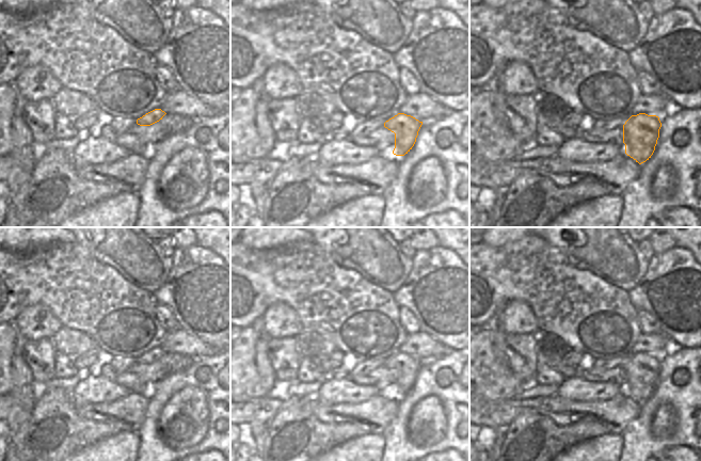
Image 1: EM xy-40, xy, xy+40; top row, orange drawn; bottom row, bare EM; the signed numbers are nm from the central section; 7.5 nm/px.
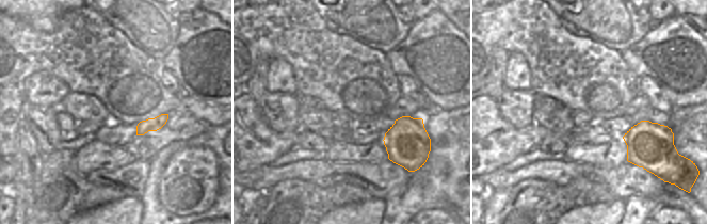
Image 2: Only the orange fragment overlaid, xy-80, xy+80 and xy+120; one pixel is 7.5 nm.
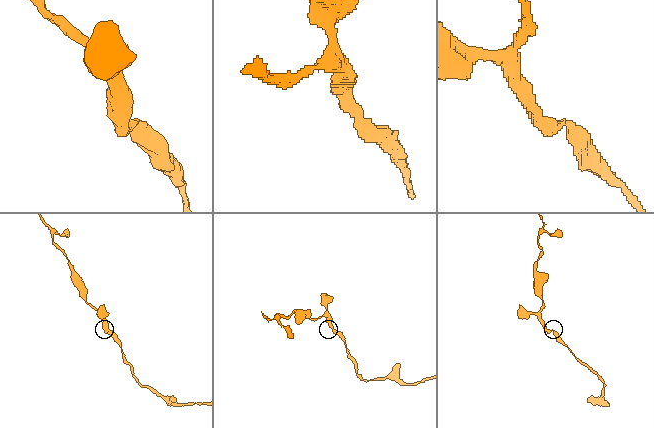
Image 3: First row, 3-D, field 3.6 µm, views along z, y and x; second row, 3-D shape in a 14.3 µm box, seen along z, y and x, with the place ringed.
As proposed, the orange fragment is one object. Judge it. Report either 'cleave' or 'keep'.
keep

